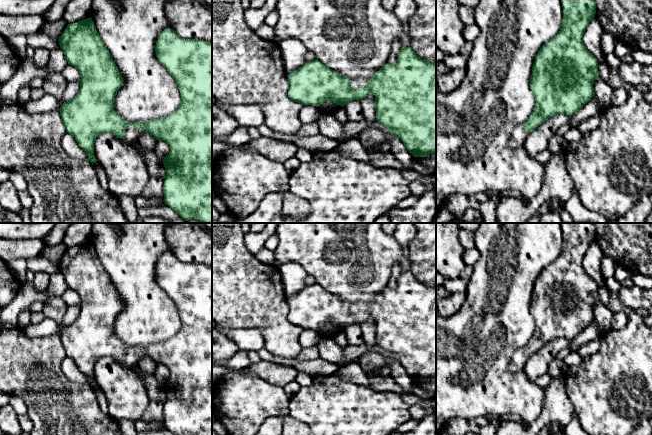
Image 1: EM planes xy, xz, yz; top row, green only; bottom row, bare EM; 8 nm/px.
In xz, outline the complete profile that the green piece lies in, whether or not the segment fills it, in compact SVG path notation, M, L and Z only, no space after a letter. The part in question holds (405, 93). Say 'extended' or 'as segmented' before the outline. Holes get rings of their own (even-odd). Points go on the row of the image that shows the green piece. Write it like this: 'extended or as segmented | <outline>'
extended | M402 47L397 63L385 64L371 78L358 77L350 80L331 70L318 59L306 62L302 67L287 75L289 81L288 97L302 105L320 106L326 100L344 107L353 100L362 100L367 94L375 96L376 120L387 128L390 134L398 135L406 149L414 157L426 157L436 153L436 60L432 63L418 57L413 49Z

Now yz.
extended | M561 0L561 2L563 7L561 29L540 48L532 66L530 89L536 104L527 121L514 127L508 142L512 149L522 148L528 135L547 119L557 114L573 116L595 96L593 83L599 78L598 61L586 49L582 39L586 27L595 17L595 1Z

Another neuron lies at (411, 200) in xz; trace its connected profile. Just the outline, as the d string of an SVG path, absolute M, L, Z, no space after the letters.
M411 194L408 197L406 197L405 199L401 200L398 203L397 208L407 209L409 207L412 207L413 205L415 205L418 202L419 198L420 198L420 196Z

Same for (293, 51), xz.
M289 38L278 43L287 75L302 67L307 49L298 39Z

